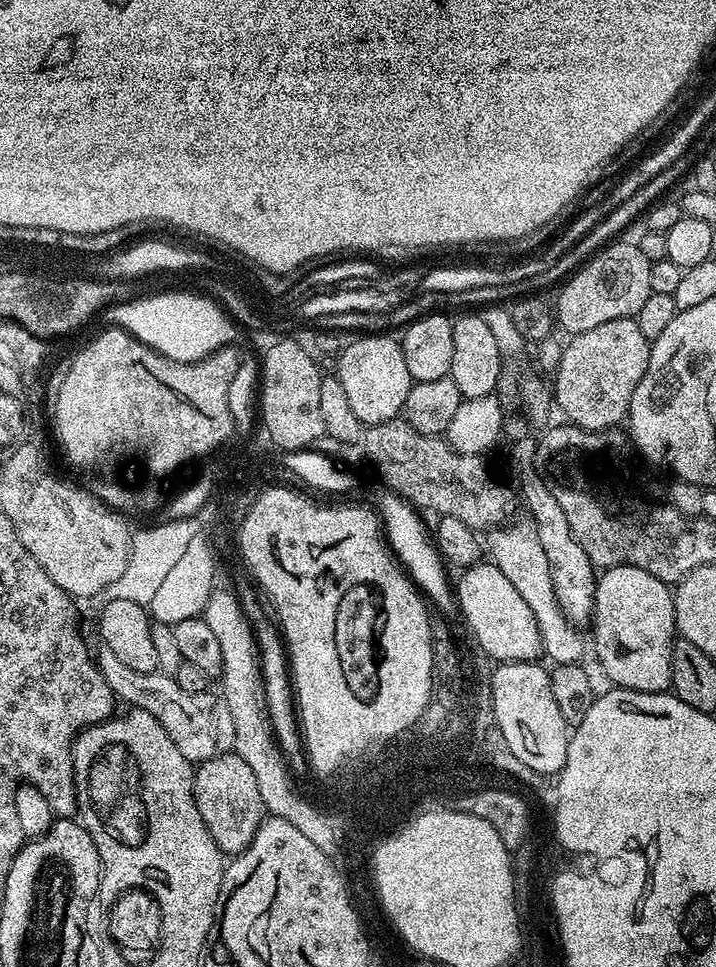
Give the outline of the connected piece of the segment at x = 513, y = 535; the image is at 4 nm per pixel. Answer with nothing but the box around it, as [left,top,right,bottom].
[487,524,585,665]

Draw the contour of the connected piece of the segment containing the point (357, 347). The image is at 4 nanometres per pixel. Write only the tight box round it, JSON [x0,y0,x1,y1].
[338,334,414,426]

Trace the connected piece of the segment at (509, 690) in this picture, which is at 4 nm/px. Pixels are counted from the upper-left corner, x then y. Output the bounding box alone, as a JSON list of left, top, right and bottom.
[491,660,570,771]

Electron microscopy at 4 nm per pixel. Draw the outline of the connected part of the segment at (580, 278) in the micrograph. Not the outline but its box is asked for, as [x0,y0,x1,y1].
[554,242,652,334]

